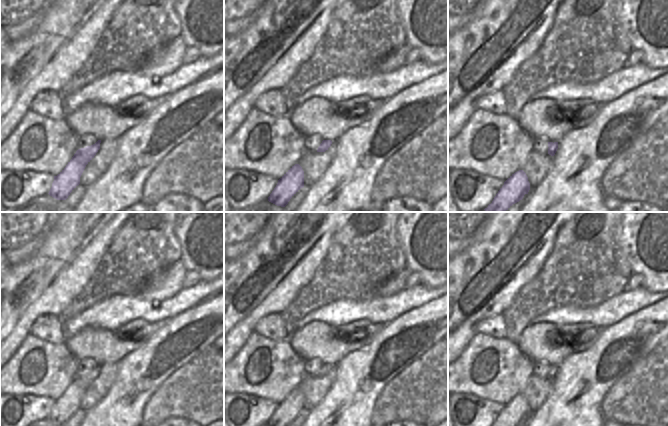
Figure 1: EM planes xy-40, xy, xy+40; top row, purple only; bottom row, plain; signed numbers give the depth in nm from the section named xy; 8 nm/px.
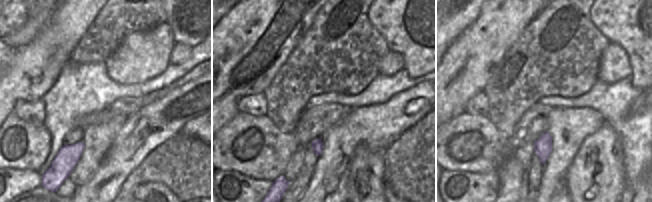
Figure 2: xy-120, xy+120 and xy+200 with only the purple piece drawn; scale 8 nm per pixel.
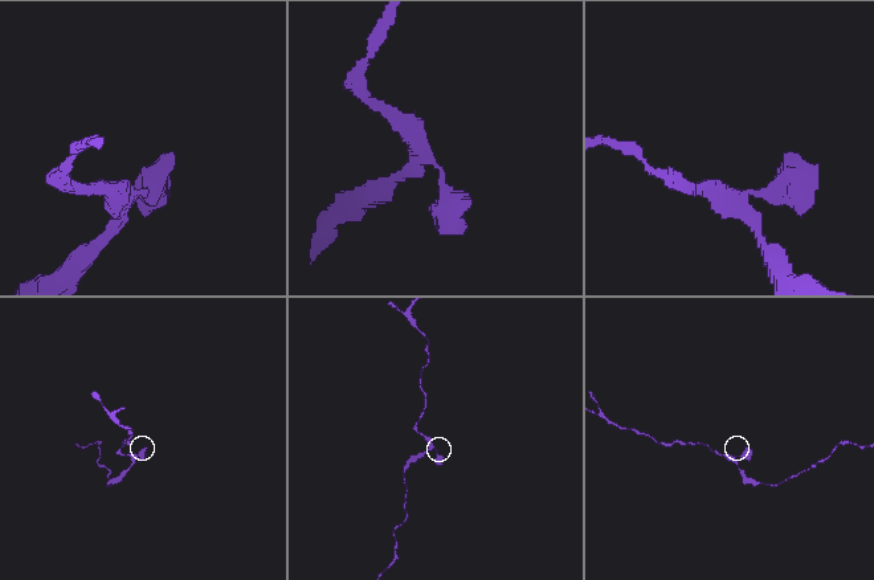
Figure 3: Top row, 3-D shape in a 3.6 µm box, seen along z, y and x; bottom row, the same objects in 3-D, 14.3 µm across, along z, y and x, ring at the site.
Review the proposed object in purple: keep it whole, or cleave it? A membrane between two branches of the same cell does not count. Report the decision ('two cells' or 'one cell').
one cell

